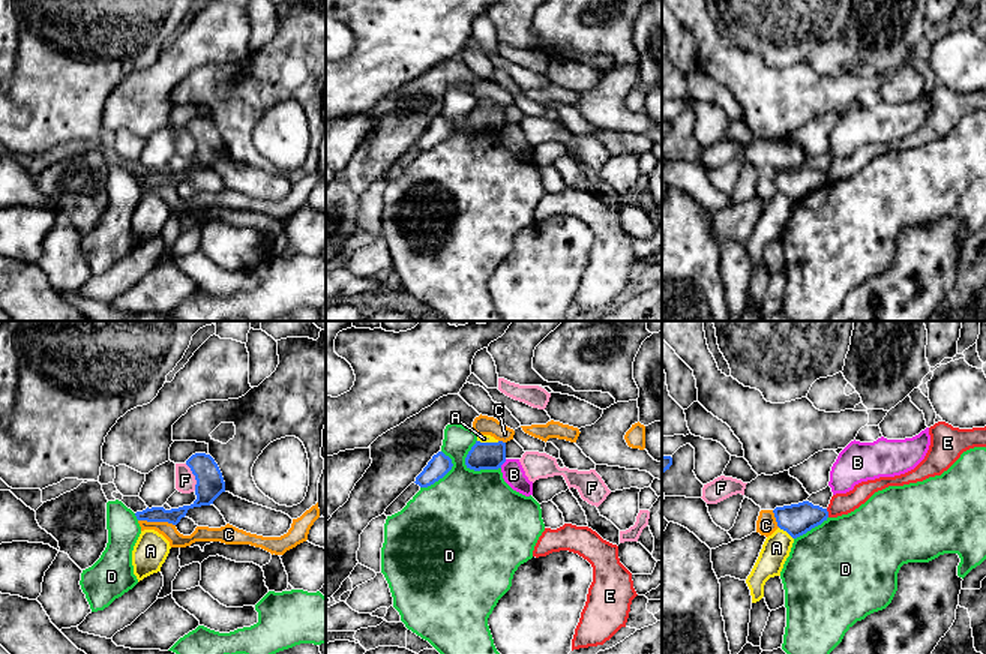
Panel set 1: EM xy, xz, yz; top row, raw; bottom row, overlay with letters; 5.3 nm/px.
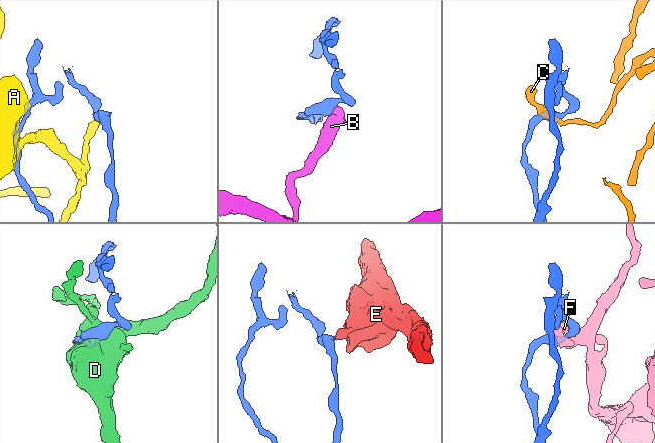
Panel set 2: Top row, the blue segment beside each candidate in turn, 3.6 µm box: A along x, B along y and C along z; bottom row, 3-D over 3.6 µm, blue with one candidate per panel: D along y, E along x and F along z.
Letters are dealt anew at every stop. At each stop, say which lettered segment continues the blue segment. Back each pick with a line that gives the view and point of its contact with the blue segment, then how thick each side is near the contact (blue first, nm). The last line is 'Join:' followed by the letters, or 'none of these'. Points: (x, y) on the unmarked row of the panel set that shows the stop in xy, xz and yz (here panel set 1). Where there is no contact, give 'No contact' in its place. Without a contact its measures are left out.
Join: none of these

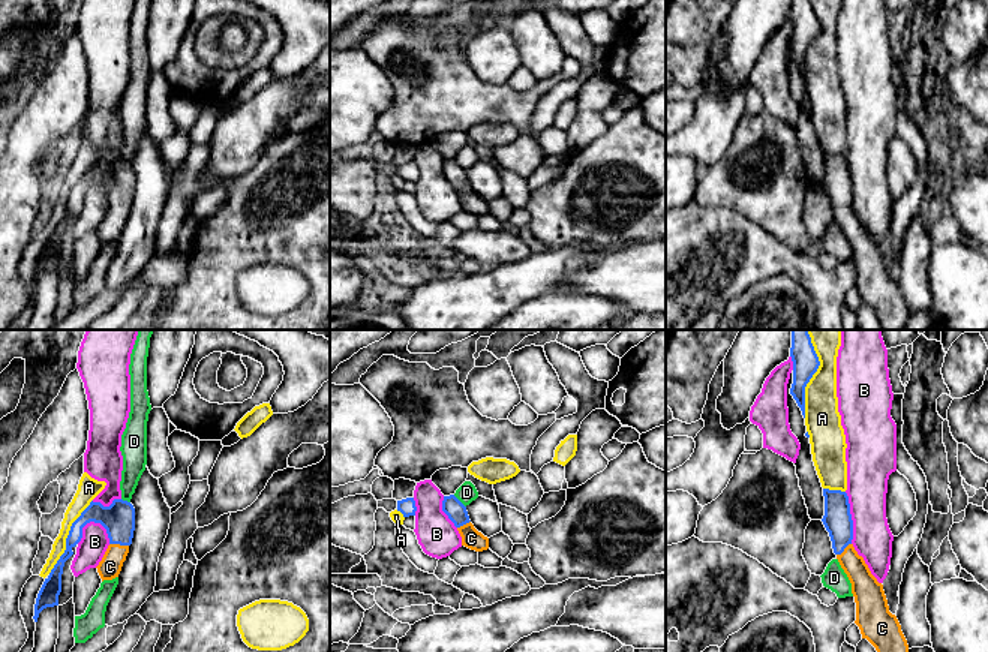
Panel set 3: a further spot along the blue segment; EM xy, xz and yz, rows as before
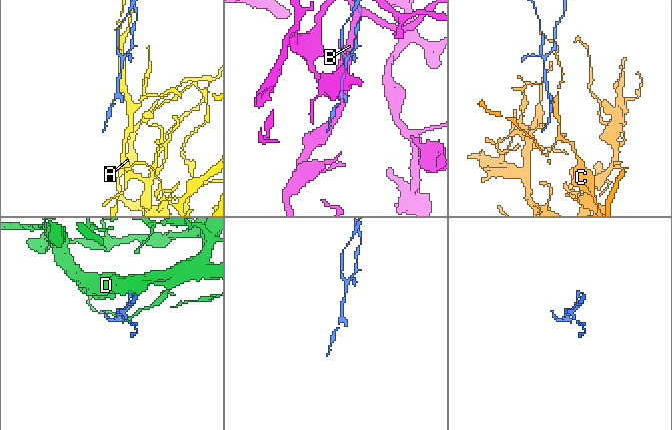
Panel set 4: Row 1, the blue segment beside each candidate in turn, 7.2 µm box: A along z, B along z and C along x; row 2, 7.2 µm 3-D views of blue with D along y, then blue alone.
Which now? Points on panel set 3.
C: Touches blue at xy (119, 207). Thickness 180 nm (blue) against 120 nm
Join: C

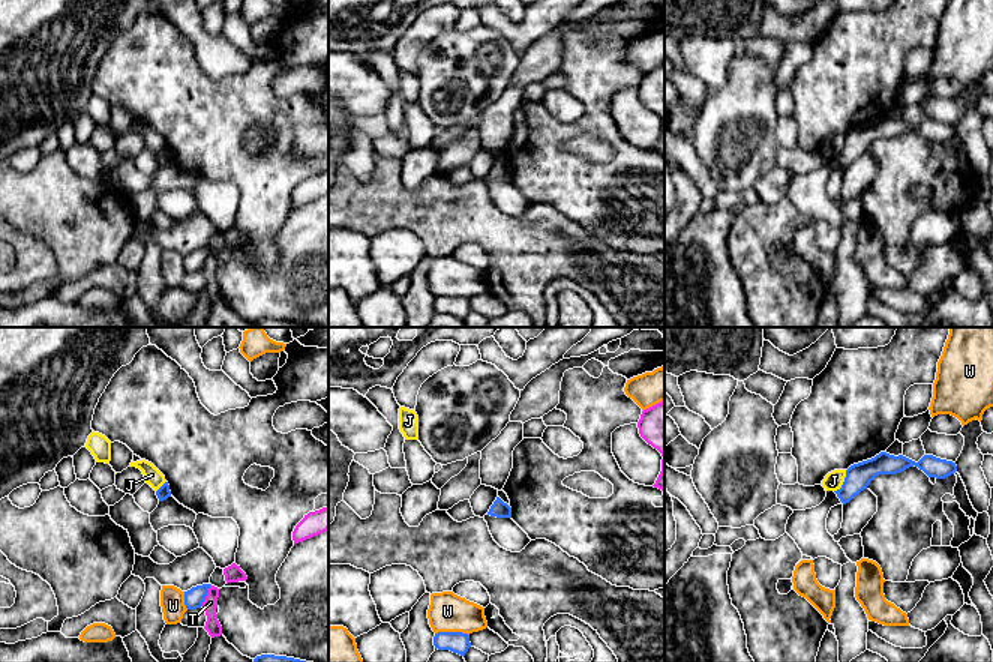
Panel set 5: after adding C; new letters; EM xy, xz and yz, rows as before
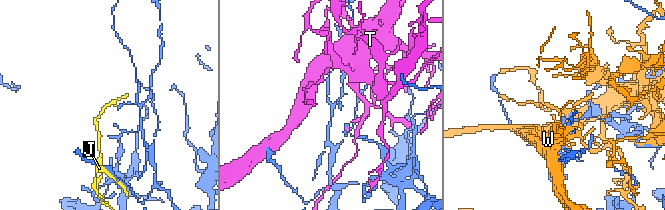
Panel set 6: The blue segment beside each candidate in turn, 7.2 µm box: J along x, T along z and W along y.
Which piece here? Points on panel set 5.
Join: none of these

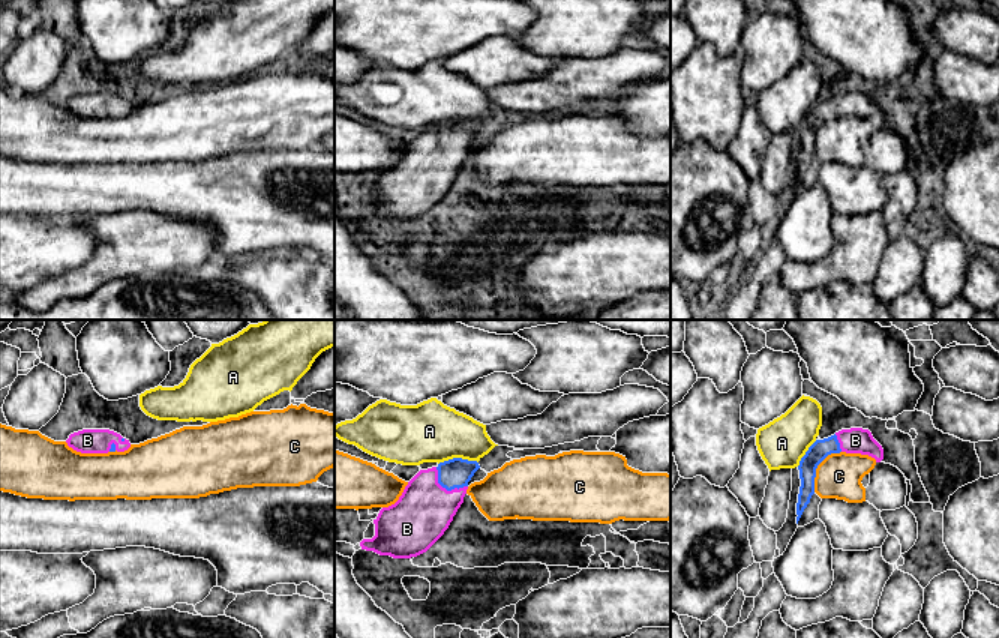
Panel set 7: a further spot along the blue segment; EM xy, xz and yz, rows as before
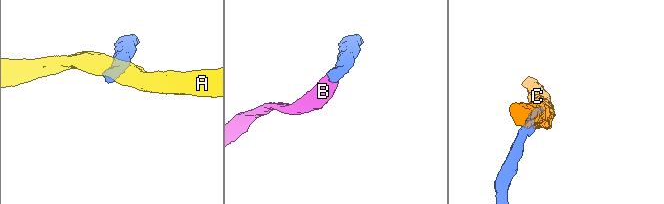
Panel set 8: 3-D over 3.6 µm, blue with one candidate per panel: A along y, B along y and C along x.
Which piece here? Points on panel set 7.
B: Touches blue at xz (446, 152). Thickness 160 nm (blue) against 300 nm
Join: B

